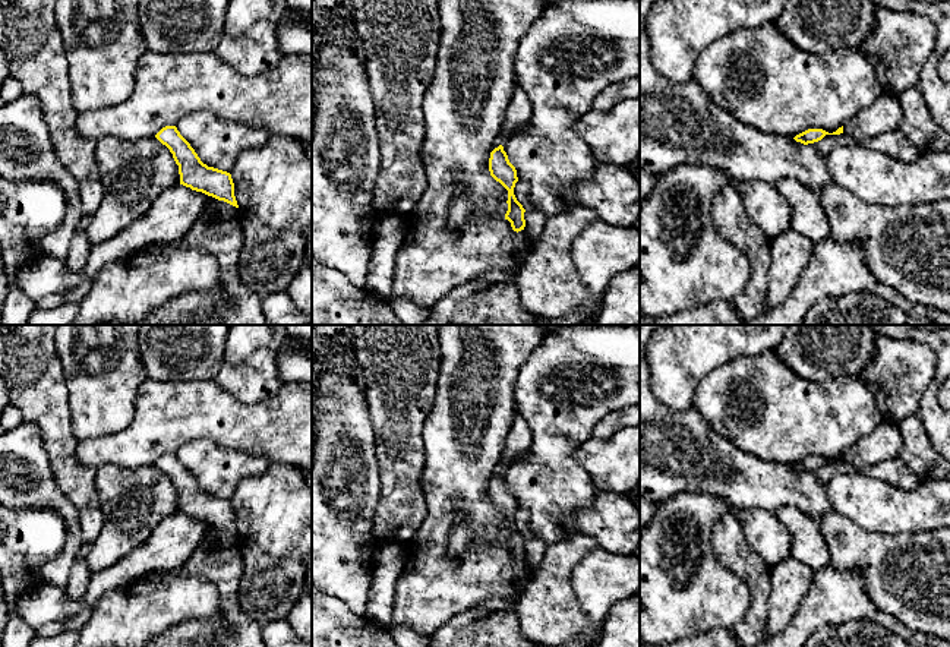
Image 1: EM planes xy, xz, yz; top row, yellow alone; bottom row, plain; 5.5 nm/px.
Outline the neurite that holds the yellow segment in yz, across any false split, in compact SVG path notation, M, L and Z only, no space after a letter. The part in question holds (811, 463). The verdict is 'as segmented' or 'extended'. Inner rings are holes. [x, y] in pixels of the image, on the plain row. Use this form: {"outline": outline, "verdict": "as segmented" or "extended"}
{"outline": "M881 422L869 435L859 439L836 460L829 461L823 457L808 457L796 463L793 467L808 473L821 468L826 463L846 461L856 470L864 470L868 465L875 465L881 461L899 458L902 446L903 438L899 432L899 426Z", "verdict": "extended"}

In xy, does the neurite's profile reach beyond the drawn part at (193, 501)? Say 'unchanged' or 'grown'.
unchanged

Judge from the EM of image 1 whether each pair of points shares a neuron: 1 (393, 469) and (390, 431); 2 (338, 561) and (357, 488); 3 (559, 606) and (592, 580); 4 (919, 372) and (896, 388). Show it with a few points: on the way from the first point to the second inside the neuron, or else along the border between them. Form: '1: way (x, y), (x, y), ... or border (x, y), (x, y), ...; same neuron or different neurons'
1: way (393, 460), (393, 439); same neuron
2: way (338, 543), (340, 505); same neuron
3: border (577, 562), (571, 571), (568, 592), (593, 624); different neurons
4: way (914, 372), (902, 382); same neuron

